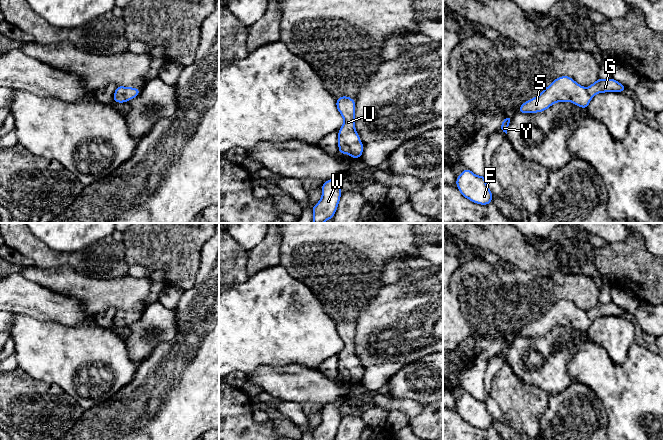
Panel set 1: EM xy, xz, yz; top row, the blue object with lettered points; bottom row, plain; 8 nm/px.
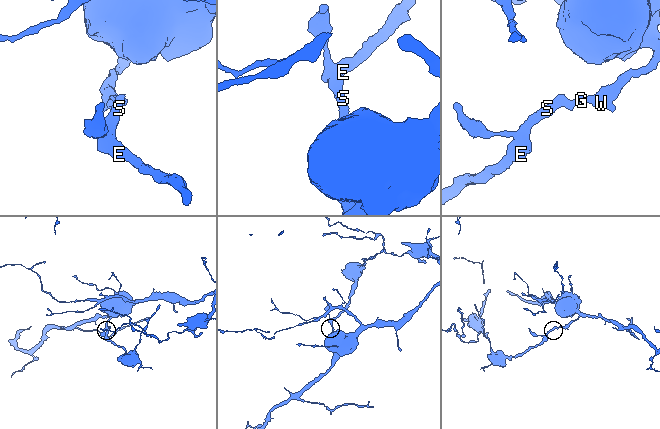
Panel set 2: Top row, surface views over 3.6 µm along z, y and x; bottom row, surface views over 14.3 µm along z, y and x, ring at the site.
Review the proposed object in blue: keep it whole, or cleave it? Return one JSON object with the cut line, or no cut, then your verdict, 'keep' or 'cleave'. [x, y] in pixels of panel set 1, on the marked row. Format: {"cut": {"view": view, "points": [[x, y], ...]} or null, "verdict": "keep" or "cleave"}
{"cut": null, "verdict": "keep"}

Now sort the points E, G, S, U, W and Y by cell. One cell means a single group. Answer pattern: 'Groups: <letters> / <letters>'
Groups: E G S U W Y

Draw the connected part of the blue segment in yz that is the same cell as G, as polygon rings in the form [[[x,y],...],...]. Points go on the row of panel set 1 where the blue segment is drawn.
[[[560,76],[553,80],[538,96],[524,102],[517,110],[519,113],[544,112],[554,103],[569,101],[587,109],[593,96],[605,92],[624,92],[627,87],[613,78],[597,79],[588,88],[574,81],[572,77]]]

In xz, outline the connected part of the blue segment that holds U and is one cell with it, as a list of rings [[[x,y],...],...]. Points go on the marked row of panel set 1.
[[[348,96],[336,99],[336,107],[344,119],[338,131],[338,152],[349,154],[352,159],[361,158],[364,149],[355,129],[355,103],[356,101]]]

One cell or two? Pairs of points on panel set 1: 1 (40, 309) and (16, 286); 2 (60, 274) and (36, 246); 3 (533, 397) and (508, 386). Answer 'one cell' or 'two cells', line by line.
1: one cell
2: two cells
3: one cell

